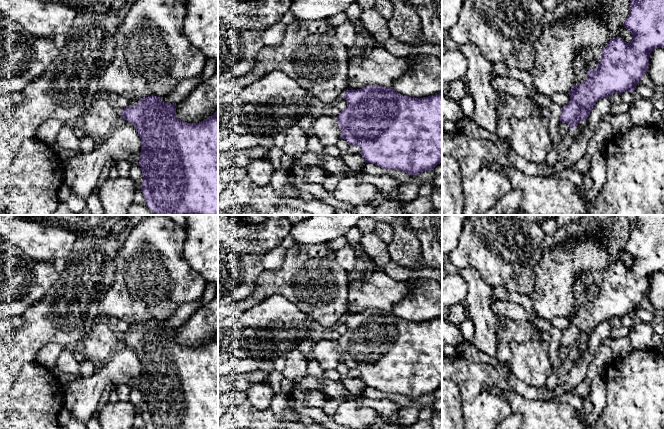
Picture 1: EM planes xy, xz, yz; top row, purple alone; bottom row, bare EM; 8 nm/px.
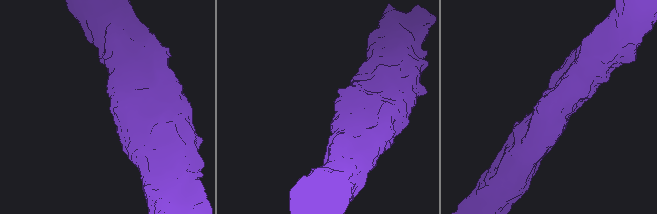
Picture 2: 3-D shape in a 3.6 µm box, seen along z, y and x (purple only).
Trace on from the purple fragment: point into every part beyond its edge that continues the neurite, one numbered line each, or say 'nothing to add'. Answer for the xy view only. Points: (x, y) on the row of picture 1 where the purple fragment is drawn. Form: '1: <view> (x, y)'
nothing to add

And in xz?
nothing to add

